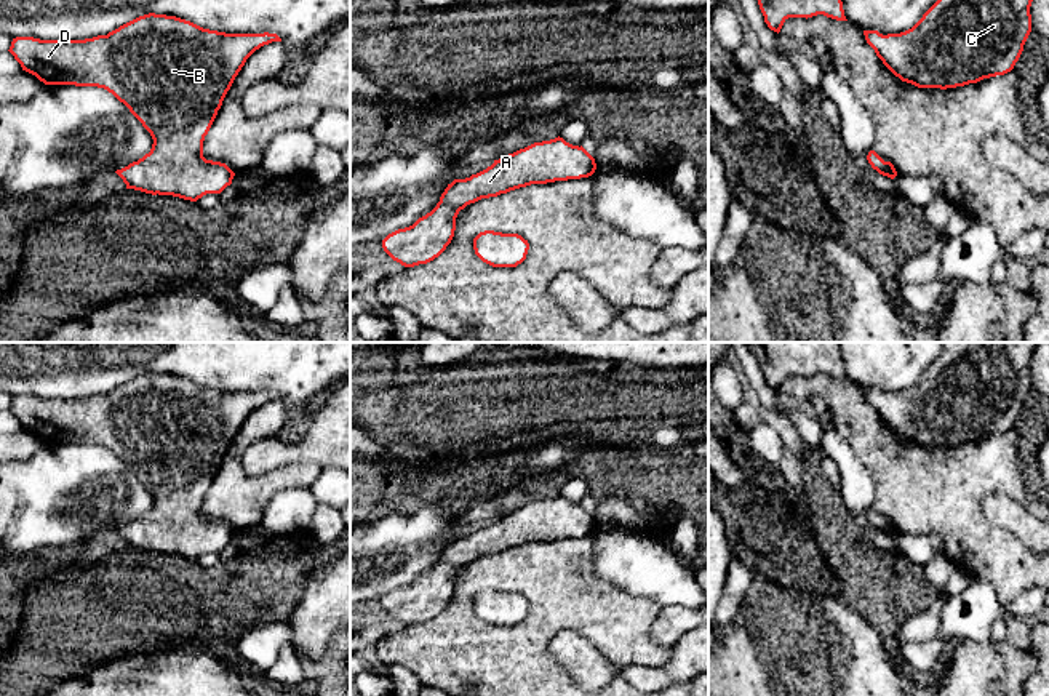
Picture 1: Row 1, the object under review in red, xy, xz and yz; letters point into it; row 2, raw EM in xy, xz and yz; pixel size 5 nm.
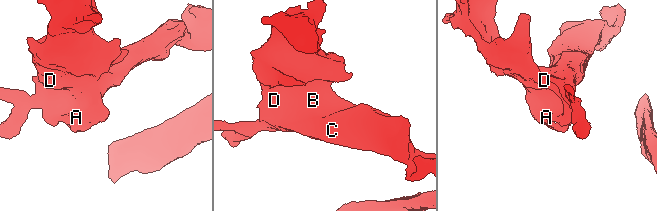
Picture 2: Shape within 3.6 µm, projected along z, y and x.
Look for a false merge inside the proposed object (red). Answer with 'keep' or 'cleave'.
keep

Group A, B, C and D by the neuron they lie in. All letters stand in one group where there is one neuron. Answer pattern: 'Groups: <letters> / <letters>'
Groups: A B C D

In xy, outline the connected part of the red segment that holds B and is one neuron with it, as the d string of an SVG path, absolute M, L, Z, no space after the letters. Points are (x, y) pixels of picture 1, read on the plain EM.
M149 371L107 394L85 398L16 395L8 410L21 422L22 429L35 434L45 443L98 445L107 448L142 482L150 491L154 502L142 517L115 530L126 542L126 547L197 560L206 552L221 552L232 542L235 531L225 522L206 518L203 515L203 499L246 418L256 408L272 400L281 400L281 397L269 390L225 392L203 387L176 374Z

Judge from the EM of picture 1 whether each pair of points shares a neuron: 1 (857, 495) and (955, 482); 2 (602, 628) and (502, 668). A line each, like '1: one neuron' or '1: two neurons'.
1: two neurons
2: one neuron

